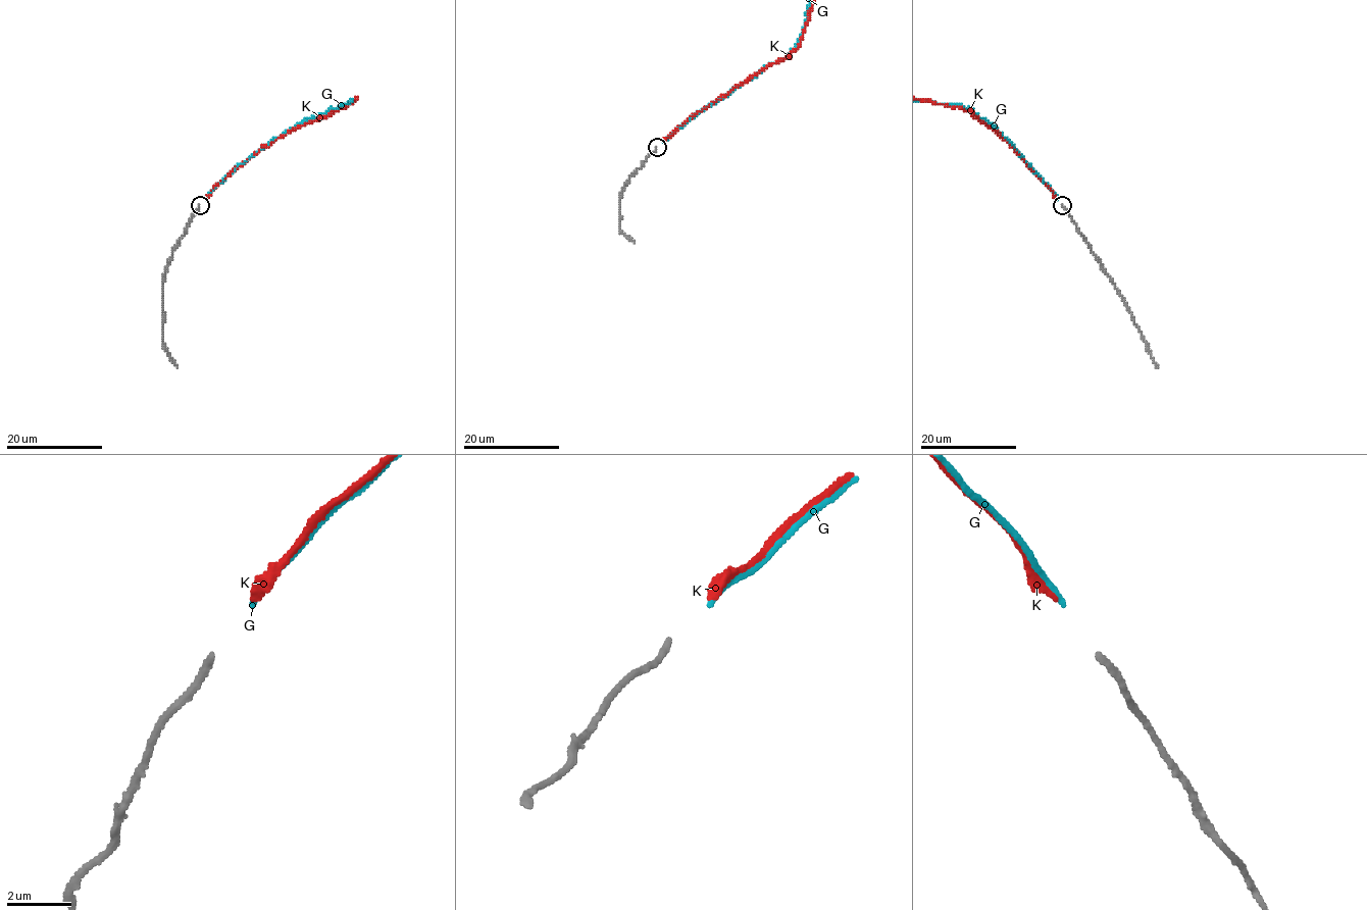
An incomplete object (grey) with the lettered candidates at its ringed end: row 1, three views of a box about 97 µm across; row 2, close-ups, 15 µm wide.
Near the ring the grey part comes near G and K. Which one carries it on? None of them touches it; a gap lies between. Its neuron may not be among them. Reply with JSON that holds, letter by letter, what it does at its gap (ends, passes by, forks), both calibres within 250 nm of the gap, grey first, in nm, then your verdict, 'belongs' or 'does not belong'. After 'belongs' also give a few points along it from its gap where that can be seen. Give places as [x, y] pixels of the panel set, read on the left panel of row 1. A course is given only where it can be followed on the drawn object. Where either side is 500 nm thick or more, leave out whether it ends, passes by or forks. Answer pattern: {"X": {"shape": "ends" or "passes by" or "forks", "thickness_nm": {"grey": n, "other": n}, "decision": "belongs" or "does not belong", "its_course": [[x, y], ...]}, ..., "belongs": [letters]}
{"G": {"shape": "ends", "thickness_nm": {"grey": 200, "other": 160}, "decision": "does not belong"}, "K": {"shape": "ends", "thickness_nm": {"grey": 200, "other": 280}, "decision": "belongs"}, "belongs": ["K"]}

